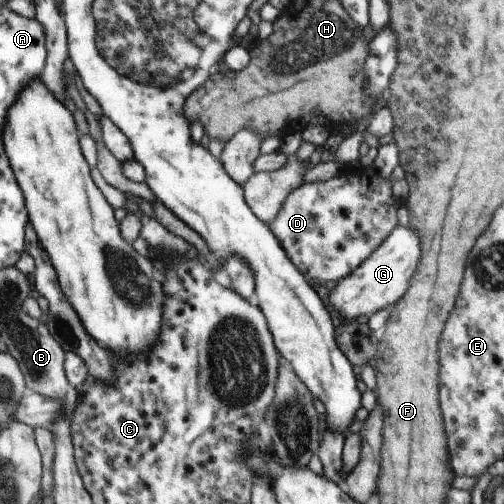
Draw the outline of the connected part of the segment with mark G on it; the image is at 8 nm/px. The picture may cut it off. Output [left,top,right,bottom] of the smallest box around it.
[329,225,421,322]

